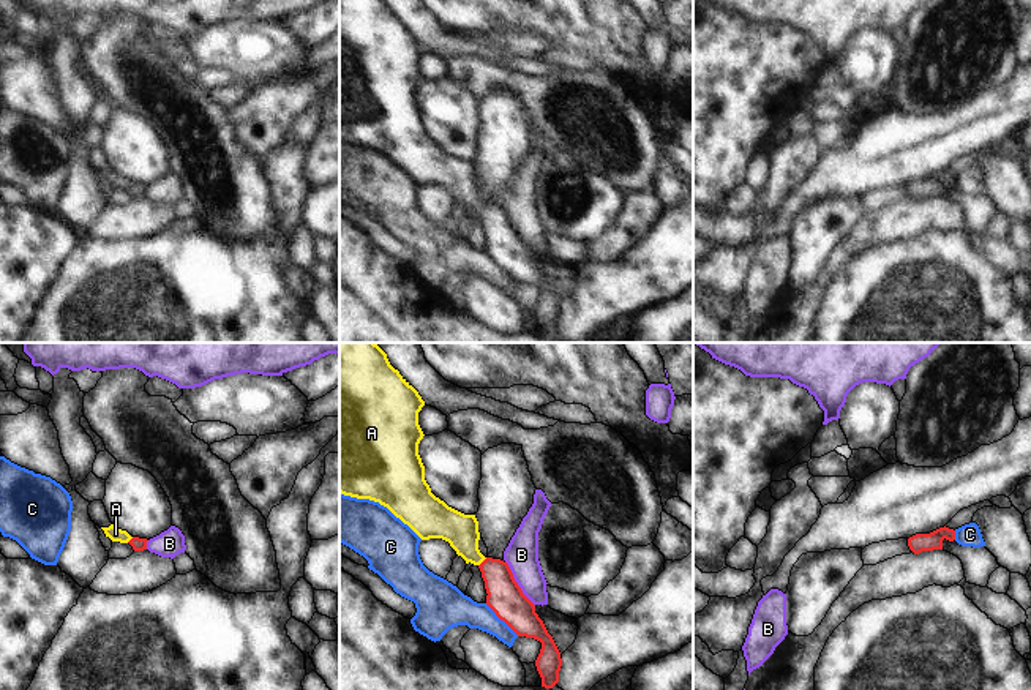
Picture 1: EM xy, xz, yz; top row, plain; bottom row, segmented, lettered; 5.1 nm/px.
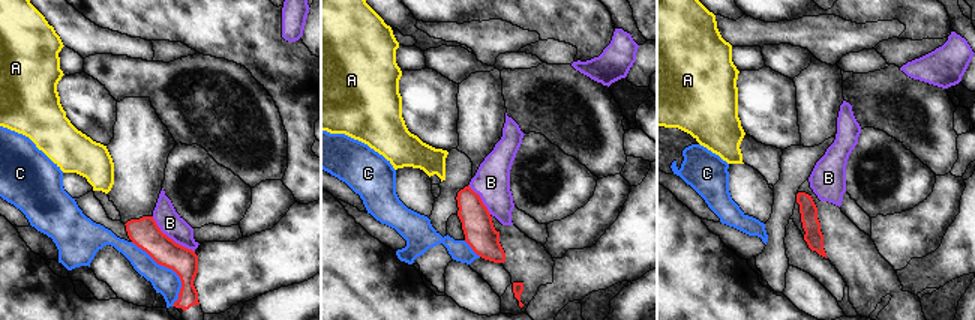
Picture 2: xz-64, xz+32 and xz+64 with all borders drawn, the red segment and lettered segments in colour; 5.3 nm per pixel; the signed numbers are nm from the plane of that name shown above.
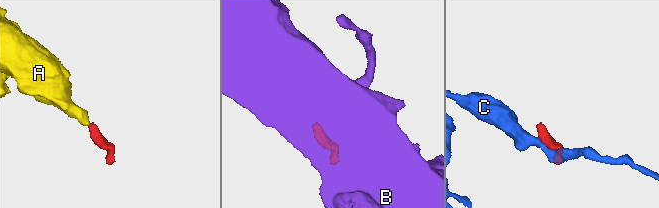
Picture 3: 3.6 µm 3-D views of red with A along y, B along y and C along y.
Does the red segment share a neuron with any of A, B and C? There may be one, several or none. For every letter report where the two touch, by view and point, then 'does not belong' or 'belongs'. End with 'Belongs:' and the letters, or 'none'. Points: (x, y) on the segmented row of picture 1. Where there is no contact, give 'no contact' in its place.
A: xz (482, 562) | belongs
B: xz (517, 583) | does not belong
C: xz (502, 619) | does not belong
Belongs: A

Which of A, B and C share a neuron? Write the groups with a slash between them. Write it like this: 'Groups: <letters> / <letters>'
Groups: A / B / C.

